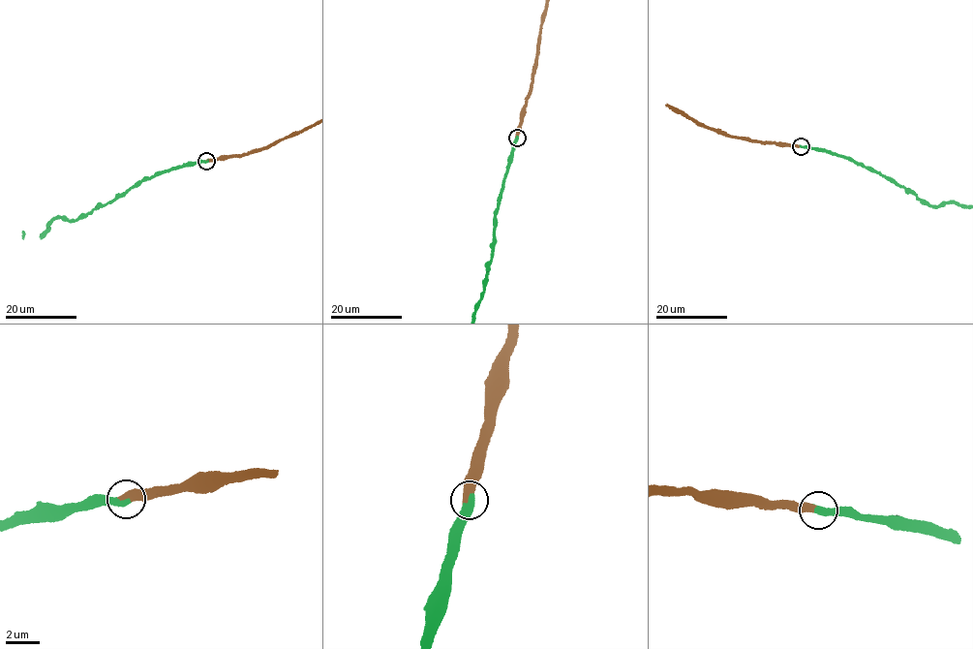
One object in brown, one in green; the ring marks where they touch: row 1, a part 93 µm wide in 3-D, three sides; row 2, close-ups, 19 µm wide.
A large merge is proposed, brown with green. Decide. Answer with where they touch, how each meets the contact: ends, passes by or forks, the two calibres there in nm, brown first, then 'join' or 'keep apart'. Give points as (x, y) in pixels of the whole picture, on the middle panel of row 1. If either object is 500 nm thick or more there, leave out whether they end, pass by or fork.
at (517, 138); 440 nm thick on the brown side, 500 nm on the other; join

